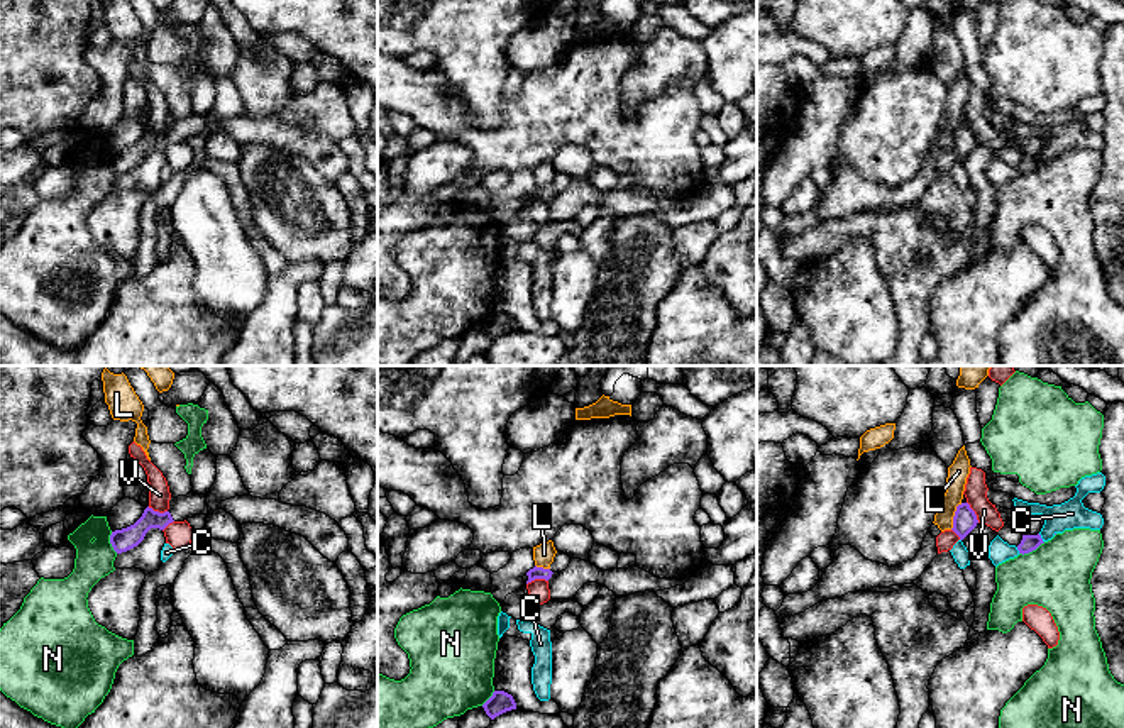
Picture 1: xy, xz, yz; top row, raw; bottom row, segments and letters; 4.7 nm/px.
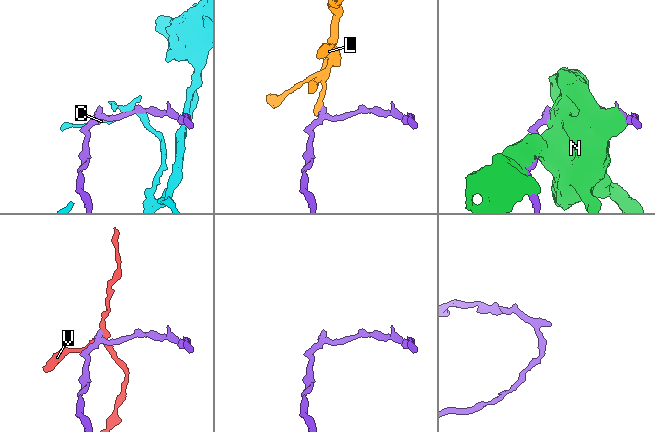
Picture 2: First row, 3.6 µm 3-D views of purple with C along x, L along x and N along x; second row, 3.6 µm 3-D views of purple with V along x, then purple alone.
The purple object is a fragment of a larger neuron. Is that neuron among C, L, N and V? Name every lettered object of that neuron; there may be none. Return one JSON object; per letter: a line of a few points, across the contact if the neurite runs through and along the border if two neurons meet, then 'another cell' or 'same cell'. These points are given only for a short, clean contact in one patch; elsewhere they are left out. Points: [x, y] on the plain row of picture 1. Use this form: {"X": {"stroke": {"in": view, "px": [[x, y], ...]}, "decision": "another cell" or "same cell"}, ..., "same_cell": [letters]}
{"C": {"decision": "another cell"}, "L": {"stroke": {"in": "yz", "px": [[962, 124], [957, 127], [950, 149]]}, "decision": "another cell"}, "N": {"decision": "another cell"}, "V": {"stroke": {"in": "xz", "px": [[547, 200], [532, 200], [527, 205]]}, "decision": "another cell"}, "same_cell": []}

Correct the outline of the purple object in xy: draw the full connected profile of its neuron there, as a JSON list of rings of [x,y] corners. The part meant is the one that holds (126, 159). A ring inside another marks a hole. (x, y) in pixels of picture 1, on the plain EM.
[[[207,113],[171,119],[169,130],[164,134],[147,127],[134,146],[112,152],[110,164],[117,174],[122,174],[137,168],[151,149],[164,151],[173,142],[185,142],[196,135],[208,135]]]

